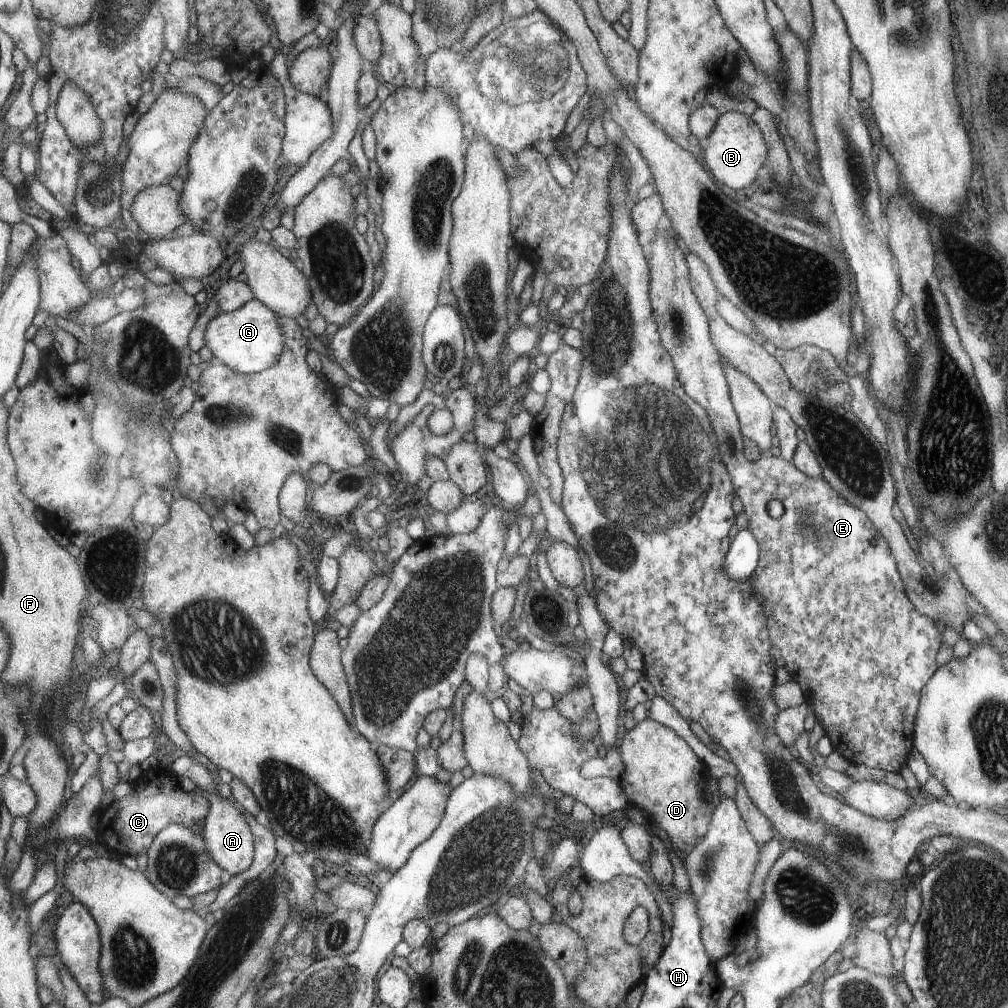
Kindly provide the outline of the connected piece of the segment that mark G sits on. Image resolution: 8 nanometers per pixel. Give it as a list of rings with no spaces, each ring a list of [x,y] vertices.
[[[259,299],[247,301],[236,311],[219,312],[207,324],[204,338],[215,361],[245,374],[260,373],[275,366],[286,347],[286,334],[280,316]]]

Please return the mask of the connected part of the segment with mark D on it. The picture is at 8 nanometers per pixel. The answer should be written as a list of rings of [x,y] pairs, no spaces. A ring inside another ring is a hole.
[[[645,718],[634,724],[633,728],[624,732],[619,744],[620,758],[624,764],[624,770],[618,782],[624,789],[628,806],[639,808],[650,822],[656,823],[667,834],[674,850],[679,853],[687,853],[708,832],[710,816],[714,807],[708,807],[705,801],[701,801],[702,789],[706,784],[705,775],[708,770],[704,763],[696,757],[695,751],[673,730],[658,722]]]

